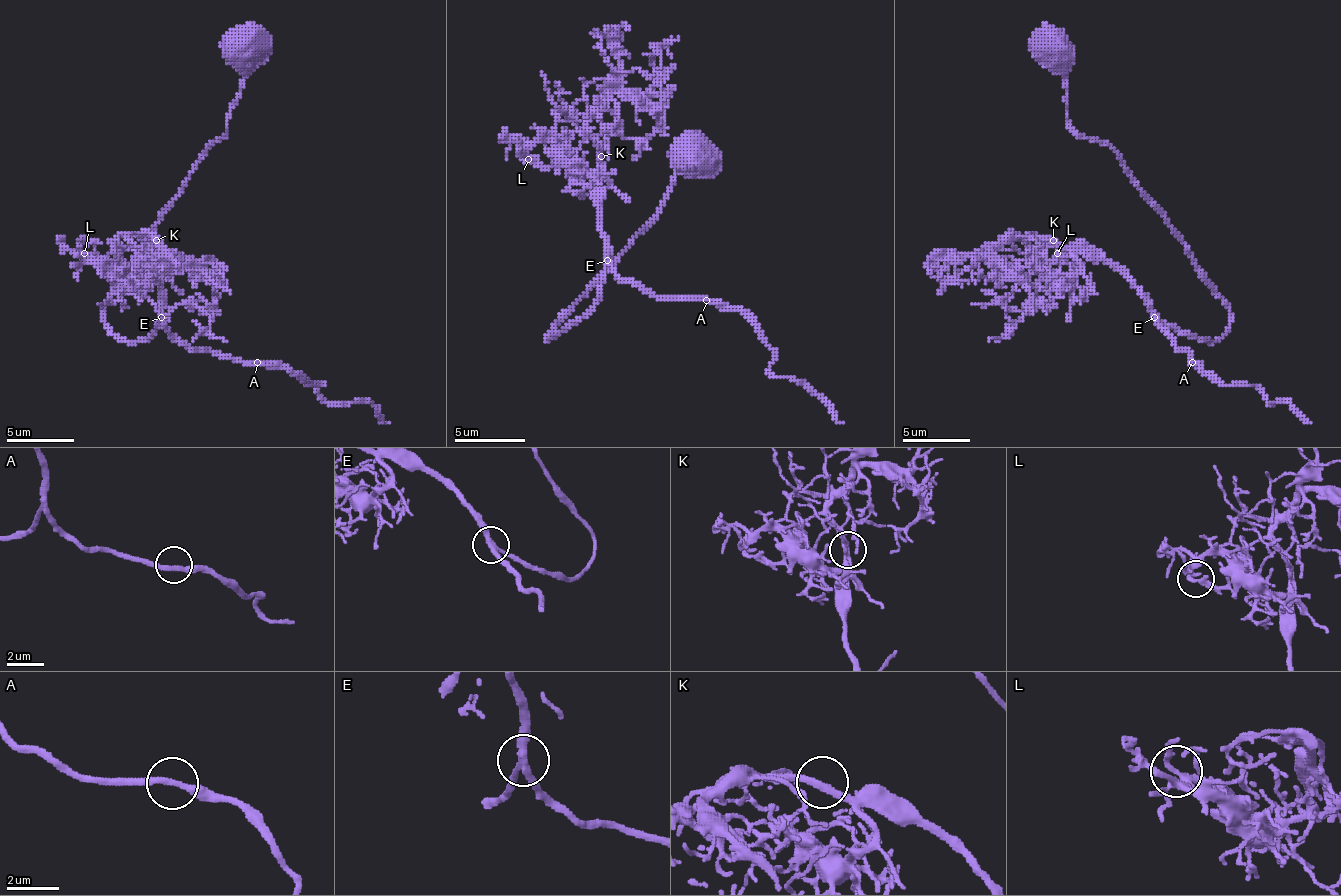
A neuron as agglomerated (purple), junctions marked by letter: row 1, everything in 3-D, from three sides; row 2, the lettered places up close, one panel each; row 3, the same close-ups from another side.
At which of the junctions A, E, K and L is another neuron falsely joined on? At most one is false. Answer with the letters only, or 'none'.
none

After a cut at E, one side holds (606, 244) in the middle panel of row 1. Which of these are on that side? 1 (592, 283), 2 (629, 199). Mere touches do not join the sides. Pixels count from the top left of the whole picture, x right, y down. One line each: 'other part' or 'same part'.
1: other part
2: same part

